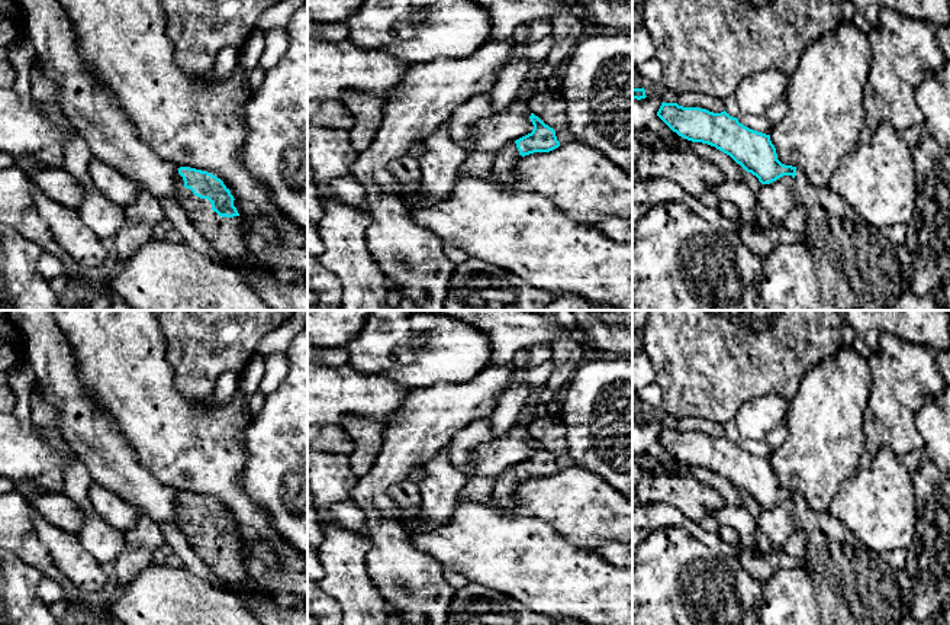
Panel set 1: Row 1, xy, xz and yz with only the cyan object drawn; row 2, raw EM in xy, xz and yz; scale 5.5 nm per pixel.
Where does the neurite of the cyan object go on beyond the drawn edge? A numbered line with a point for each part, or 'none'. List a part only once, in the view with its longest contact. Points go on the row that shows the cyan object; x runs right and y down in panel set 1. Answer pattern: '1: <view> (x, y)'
1: xy (224, 234)

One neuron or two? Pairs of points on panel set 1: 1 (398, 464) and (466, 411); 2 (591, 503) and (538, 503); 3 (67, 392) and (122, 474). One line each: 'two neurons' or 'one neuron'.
1: one neuron
2: one neuron
3: one neuron

